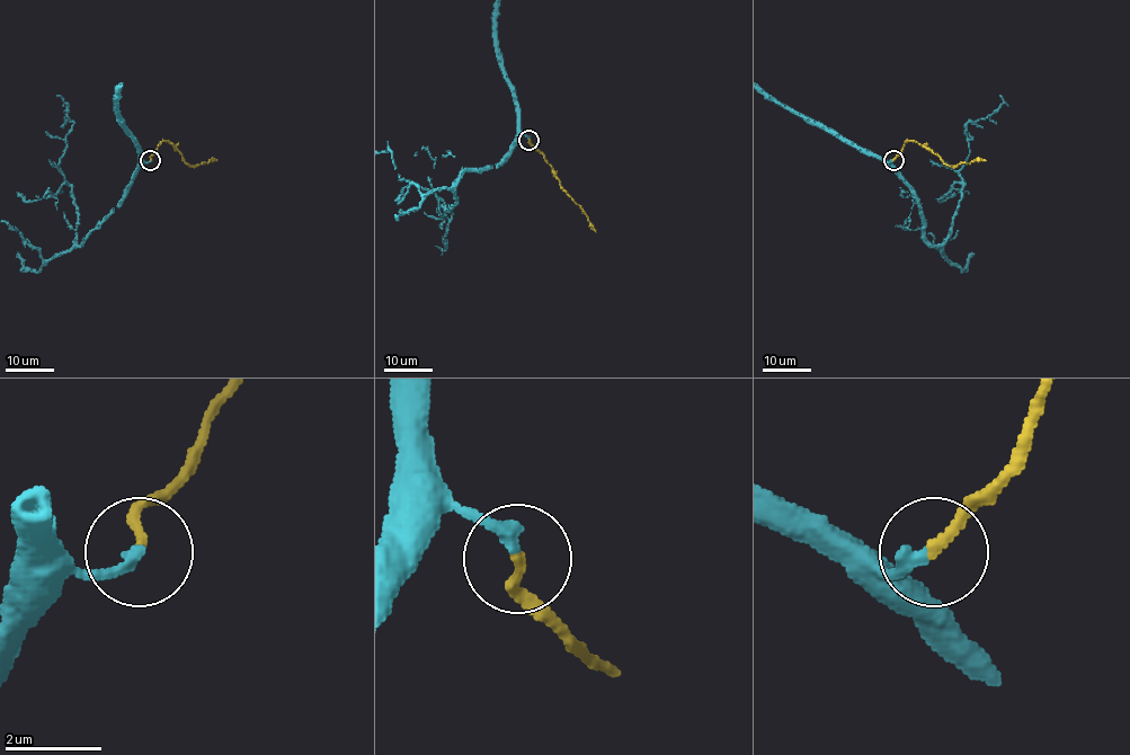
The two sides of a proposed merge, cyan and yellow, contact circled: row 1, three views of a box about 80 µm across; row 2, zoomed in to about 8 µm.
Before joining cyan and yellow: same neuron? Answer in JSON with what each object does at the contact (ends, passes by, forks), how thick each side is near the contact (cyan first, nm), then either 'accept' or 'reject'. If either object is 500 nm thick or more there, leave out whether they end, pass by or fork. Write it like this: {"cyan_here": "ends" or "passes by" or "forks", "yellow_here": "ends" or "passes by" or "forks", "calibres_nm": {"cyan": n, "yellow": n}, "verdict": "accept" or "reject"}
{"cyan_here": "ends", "yellow_here": "ends", "calibres_nm": {"cyan": 280, "yellow": 240}, "verdict": "accept"}

